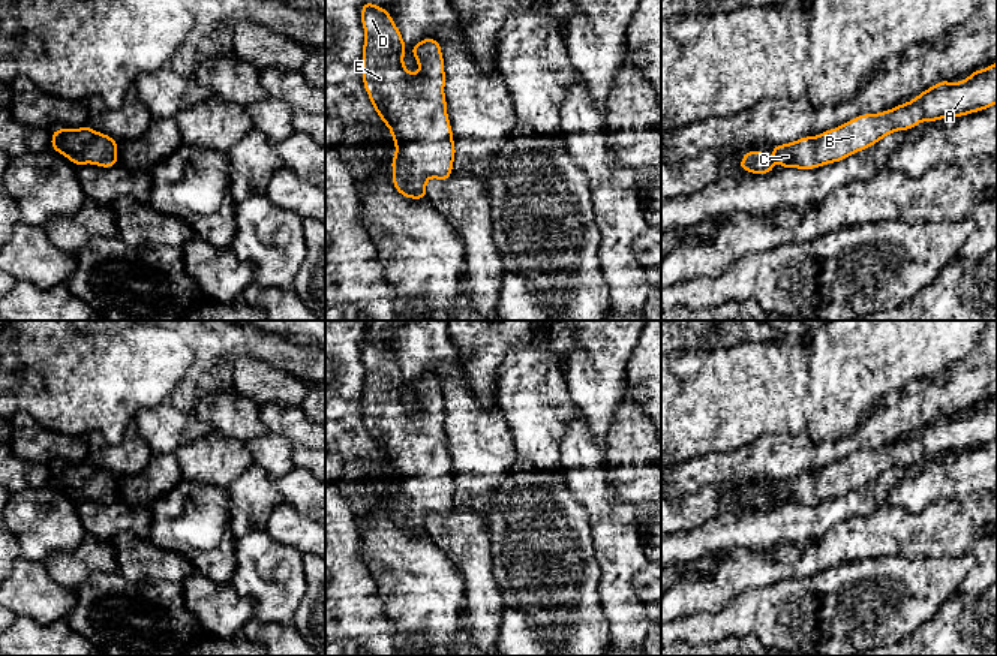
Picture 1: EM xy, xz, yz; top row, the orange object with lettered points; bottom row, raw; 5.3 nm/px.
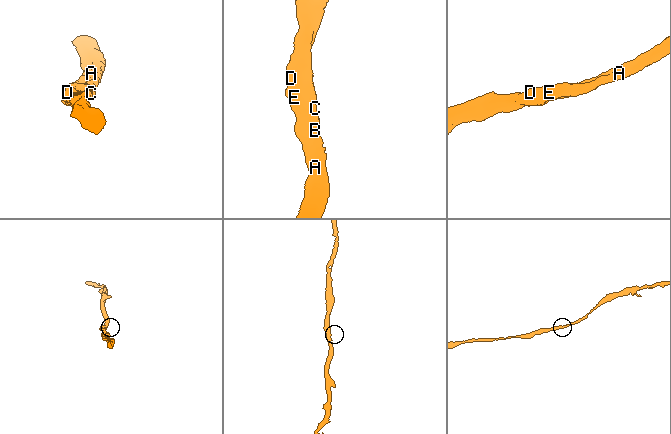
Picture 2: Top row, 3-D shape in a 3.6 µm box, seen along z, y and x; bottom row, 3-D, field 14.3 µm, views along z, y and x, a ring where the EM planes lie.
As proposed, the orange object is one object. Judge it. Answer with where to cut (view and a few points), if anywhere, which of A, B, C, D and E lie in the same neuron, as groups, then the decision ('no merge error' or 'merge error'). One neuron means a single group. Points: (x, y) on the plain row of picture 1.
no cut; A B C D E; no merge error

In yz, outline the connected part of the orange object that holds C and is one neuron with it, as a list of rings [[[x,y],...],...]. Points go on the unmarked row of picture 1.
[[[997,397],[984,406],[975,404],[972,410],[960,418],[940,416],[918,430],[912,437],[897,440],[879,449],[862,449],[846,460],[822,467],[816,473],[804,472],[790,479],[772,481],[774,494],[786,503],[814,505],[862,487],[882,473],[897,466],[910,466],[919,457],[937,457],[948,452],[963,452],[966,449],[988,445],[997,439]]]

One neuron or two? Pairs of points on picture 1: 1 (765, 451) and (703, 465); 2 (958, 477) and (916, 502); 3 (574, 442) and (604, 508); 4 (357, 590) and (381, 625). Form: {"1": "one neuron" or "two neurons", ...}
{"1": "one neuron", "2": "one neuron", "3": "one neuron", "4": "one neuron"}

